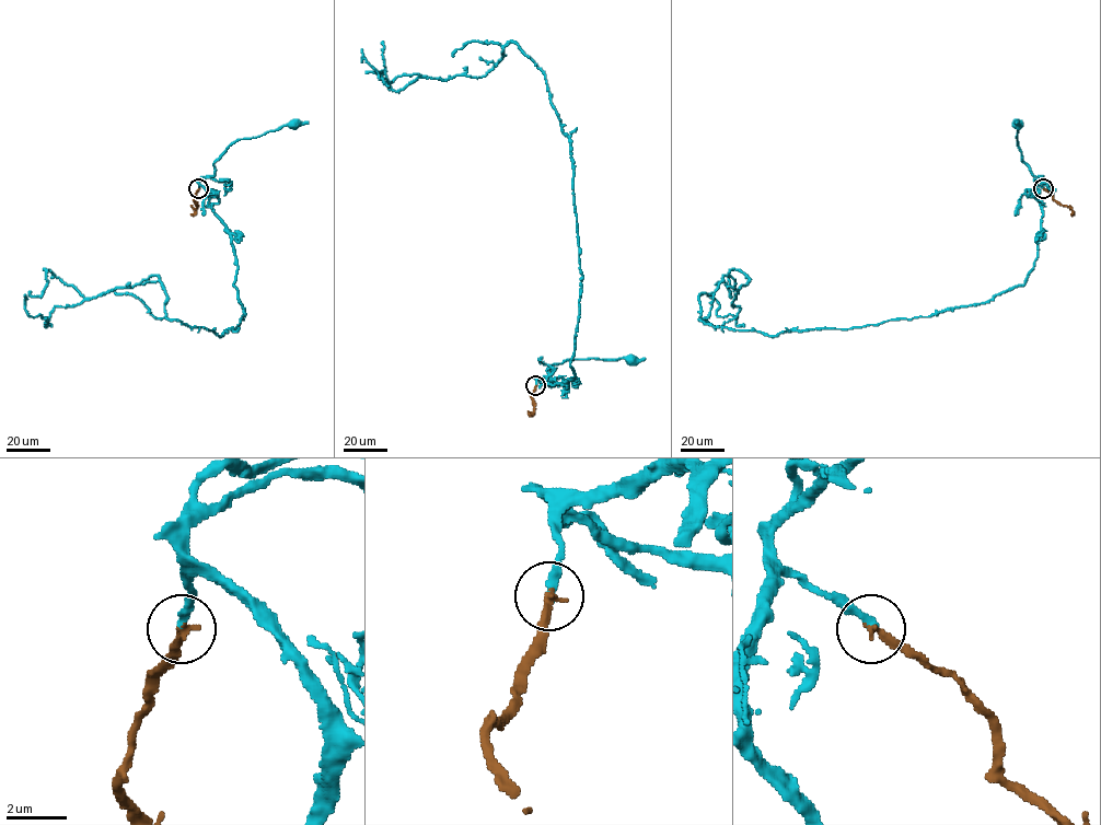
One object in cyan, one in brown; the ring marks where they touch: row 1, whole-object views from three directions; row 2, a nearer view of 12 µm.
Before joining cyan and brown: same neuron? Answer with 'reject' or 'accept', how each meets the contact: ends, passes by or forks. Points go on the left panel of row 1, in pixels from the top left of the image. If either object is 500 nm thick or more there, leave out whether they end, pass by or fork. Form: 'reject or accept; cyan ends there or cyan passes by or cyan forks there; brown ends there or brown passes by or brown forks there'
accept; cyan ends there; brown ends there

